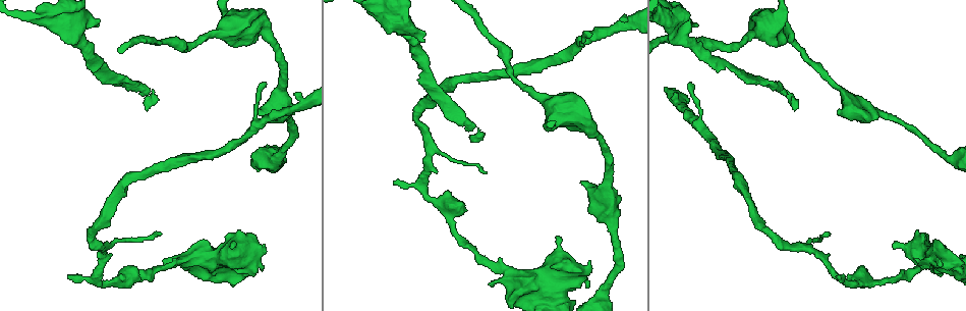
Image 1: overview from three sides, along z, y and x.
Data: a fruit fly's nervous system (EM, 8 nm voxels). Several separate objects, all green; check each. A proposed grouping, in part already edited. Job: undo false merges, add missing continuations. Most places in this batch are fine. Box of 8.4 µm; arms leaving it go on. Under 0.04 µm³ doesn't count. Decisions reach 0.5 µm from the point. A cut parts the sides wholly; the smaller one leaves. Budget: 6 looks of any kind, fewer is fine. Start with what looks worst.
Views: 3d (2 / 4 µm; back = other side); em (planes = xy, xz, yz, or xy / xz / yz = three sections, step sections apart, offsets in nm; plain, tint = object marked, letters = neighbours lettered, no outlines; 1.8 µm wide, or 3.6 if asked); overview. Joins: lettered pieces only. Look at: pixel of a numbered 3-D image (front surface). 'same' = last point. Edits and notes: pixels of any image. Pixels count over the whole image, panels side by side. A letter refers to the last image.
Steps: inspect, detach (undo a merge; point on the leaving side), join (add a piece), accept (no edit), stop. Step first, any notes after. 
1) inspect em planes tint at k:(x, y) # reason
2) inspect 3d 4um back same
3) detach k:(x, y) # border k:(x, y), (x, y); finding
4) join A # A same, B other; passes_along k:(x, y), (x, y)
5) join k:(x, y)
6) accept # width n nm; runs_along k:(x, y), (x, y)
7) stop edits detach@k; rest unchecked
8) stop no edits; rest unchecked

inspect 3d 4um at 1:(146, 110) # an open end

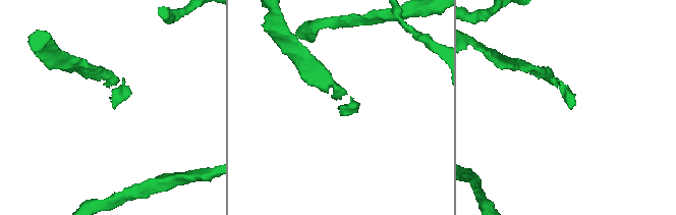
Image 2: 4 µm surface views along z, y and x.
inspect em yz step 8 tint at 2:(114, 106) # shape alone is not enough

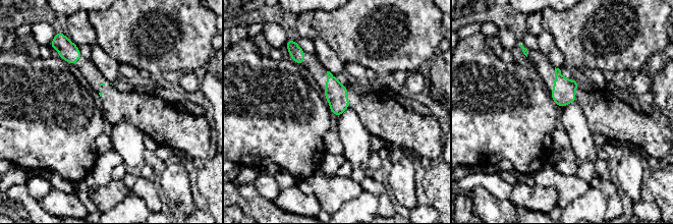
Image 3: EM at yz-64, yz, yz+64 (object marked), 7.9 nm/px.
inspect em yz step 8 letters same

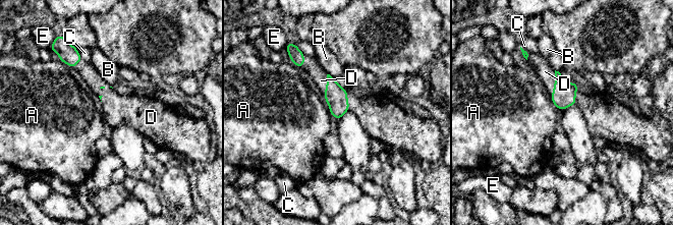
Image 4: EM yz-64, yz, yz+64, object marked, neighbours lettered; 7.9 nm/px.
join D # longest_contact D 220 nm; A other, B other, C other, D same, E other; the cell continues

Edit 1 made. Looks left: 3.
inspect em xy step 16 letters at 1:(696, 24) # free end

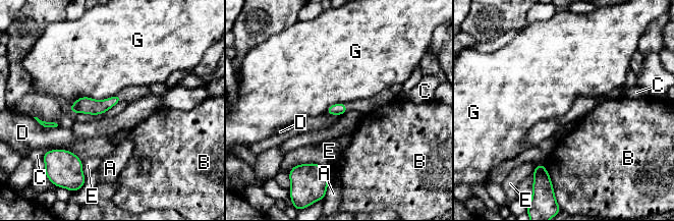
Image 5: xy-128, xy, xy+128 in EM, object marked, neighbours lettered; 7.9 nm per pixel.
accept # A other, B other, C other, D other, E other, G other; no lettered piece goes on from it

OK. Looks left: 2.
stop edits join@4; rest unchecked

